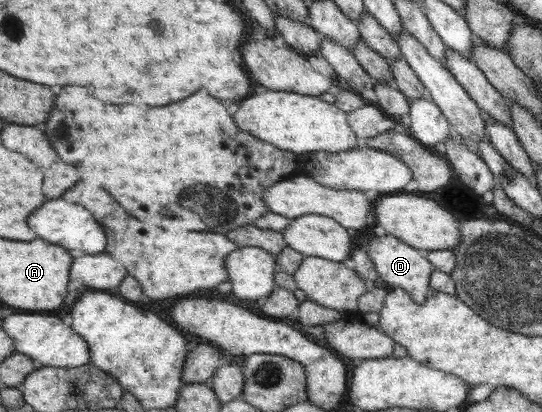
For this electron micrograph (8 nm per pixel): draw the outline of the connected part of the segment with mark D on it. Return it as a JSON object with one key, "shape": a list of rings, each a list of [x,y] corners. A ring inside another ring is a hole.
{"shape":[[[385,234],[369,239],[367,258],[373,262],[375,271],[378,273],[380,283],[388,288],[401,288],[411,296],[415,303],[422,304],[432,289],[429,287],[429,278],[434,267],[427,260],[429,252],[415,249],[401,241],[398,237]]]}

